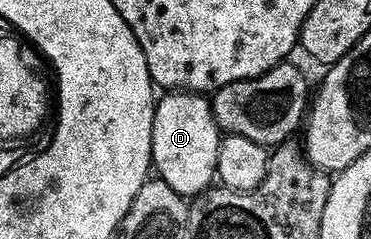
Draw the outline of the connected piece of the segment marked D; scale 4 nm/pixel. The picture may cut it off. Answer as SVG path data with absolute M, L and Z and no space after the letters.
M166 92L157 99L152 120L150 160L157 177L166 182L168 188L183 196L197 196L207 189L218 173L216 156L219 141L214 108L206 94Z

